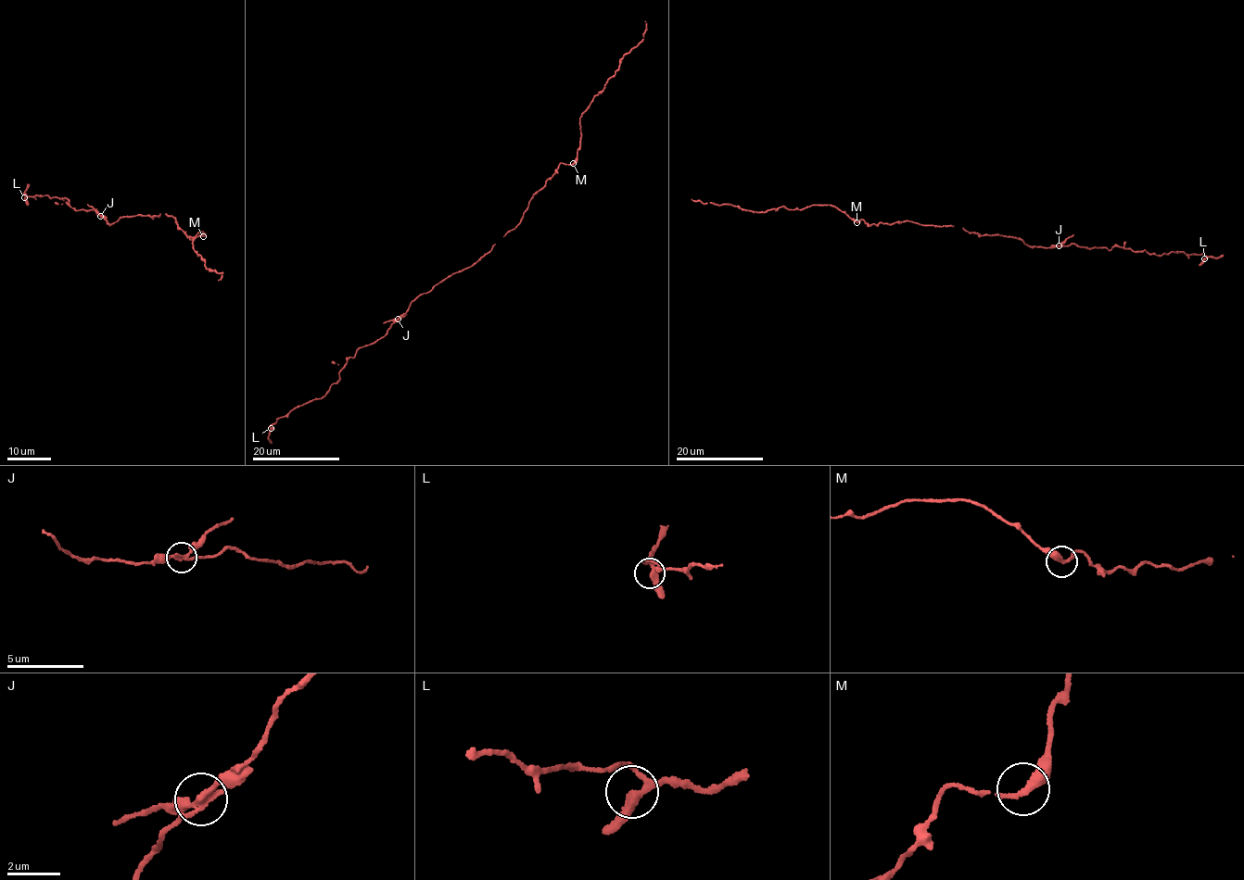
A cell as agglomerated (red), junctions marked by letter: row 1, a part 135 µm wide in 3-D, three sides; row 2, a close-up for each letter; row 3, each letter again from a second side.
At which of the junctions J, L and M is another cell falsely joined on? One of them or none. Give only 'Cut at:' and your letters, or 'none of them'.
Cut at: J

